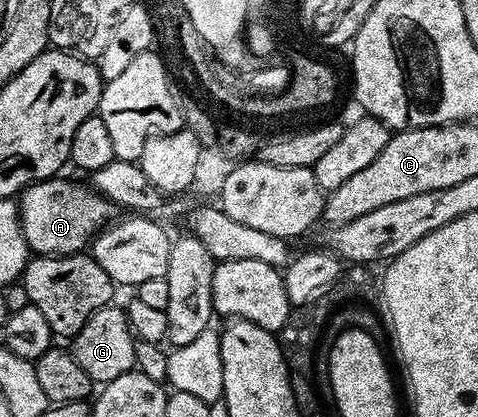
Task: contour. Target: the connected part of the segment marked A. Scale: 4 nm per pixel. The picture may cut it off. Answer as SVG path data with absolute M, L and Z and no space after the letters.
M51 177L33 182L21 192L18 203L18 217L22 225L22 235L26 238L27 248L38 257L74 257L81 247L89 248L92 240L111 218L112 205L89 186L69 183L63 177Z

